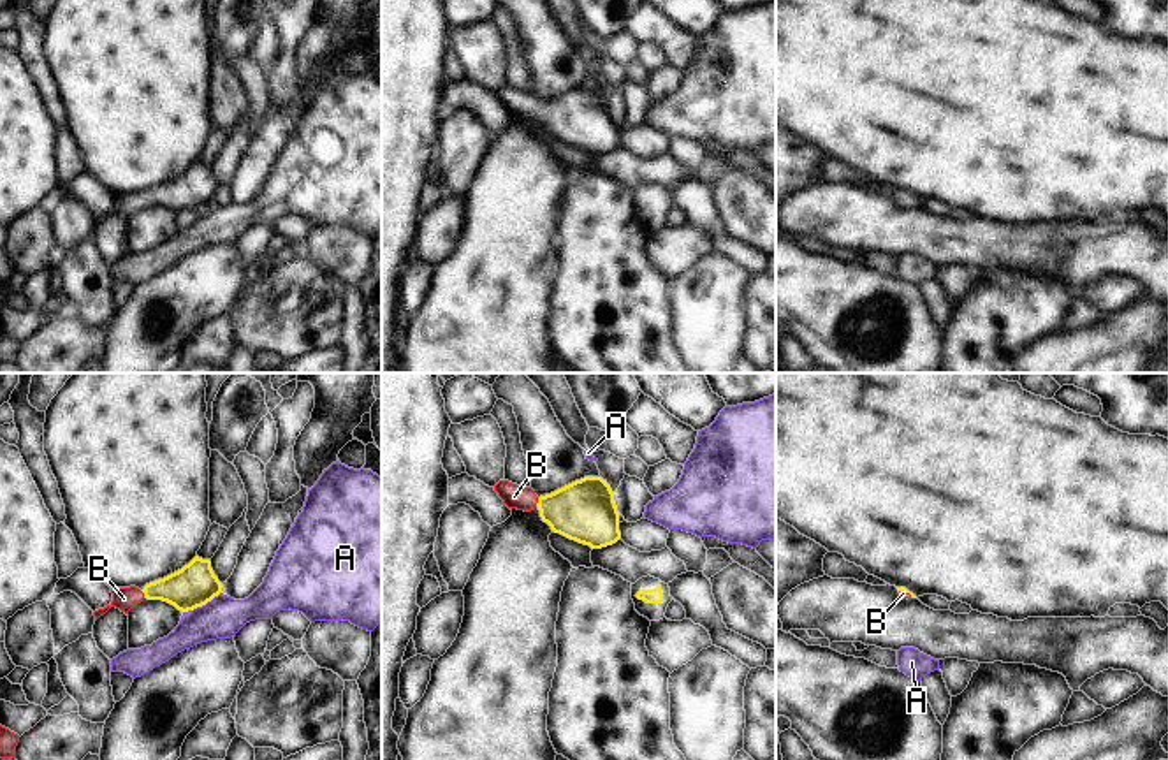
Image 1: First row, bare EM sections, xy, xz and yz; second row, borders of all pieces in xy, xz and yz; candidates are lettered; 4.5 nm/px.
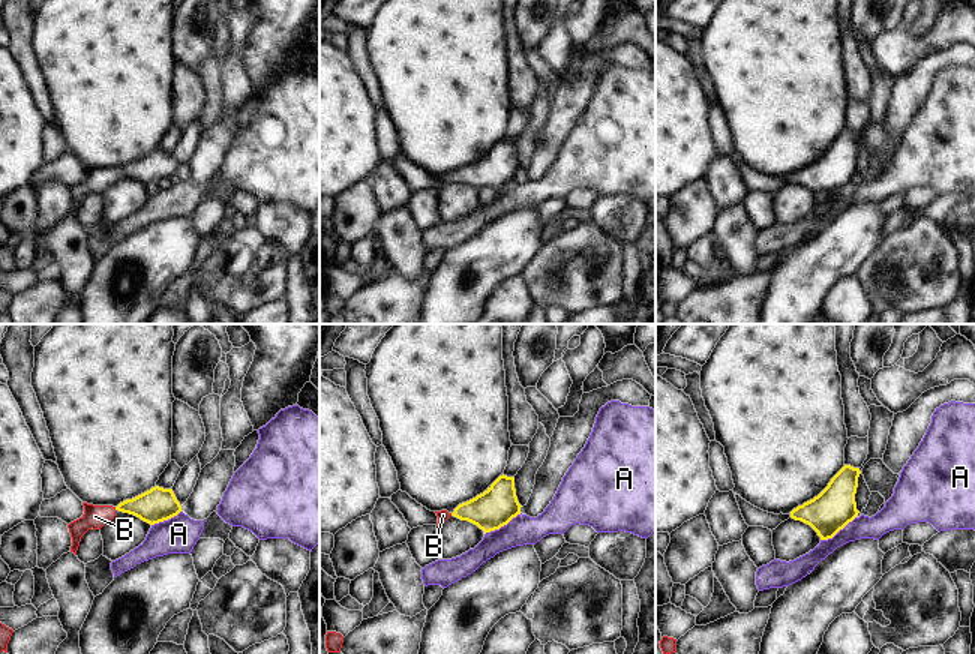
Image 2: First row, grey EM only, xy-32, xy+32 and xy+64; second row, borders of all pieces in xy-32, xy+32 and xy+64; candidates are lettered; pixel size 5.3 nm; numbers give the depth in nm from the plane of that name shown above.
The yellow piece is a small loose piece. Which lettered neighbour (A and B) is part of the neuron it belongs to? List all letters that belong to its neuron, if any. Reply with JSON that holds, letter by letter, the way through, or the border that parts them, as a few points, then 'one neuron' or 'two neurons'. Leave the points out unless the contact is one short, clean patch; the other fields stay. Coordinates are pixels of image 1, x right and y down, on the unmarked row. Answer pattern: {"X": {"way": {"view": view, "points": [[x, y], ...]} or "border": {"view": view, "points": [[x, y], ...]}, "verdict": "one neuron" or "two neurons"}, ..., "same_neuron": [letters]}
{"A": {"border": {"view": "xy", "points": [[220, 197], [204, 210], [183, 219]]}, "verdict": "two neurons"}, "B": {"way": {"view": "xz", "points": [[584, 116], [563, 116], [539, 108], [514, 102]]}, "verdict": "one neuron"}, "same_neuron": ["B"]}

